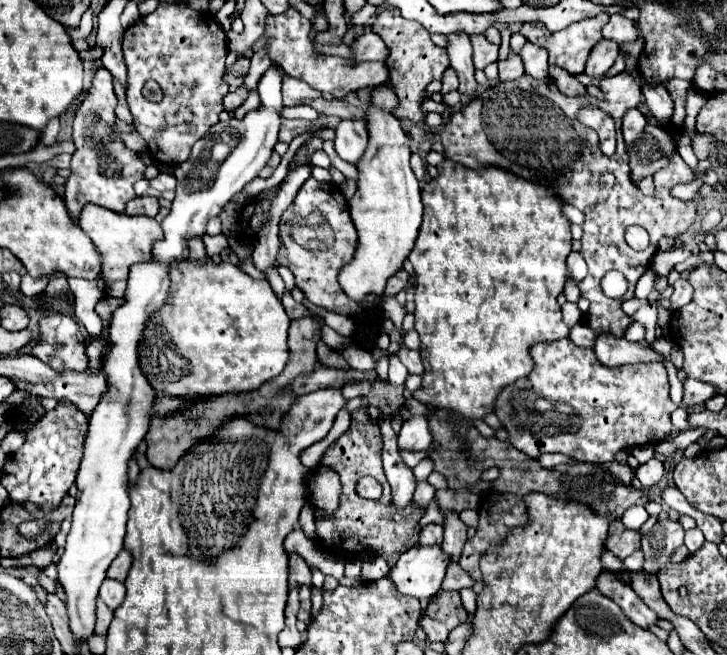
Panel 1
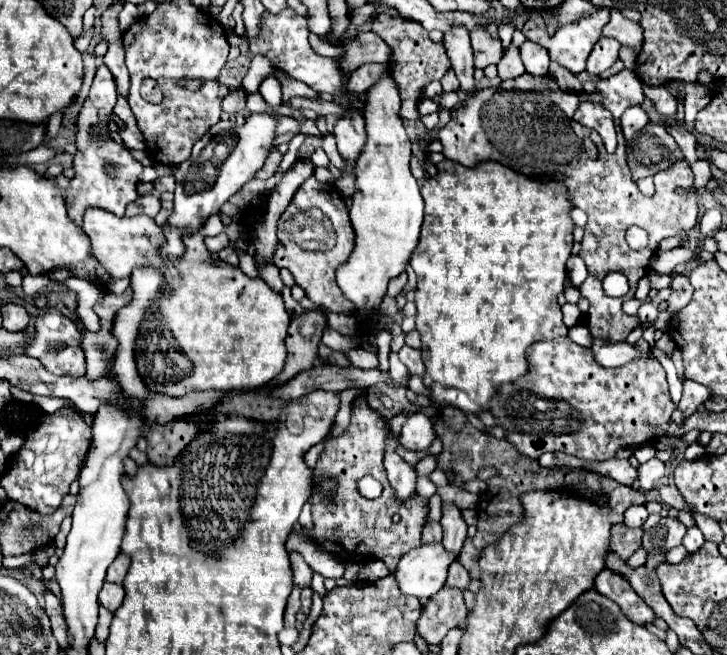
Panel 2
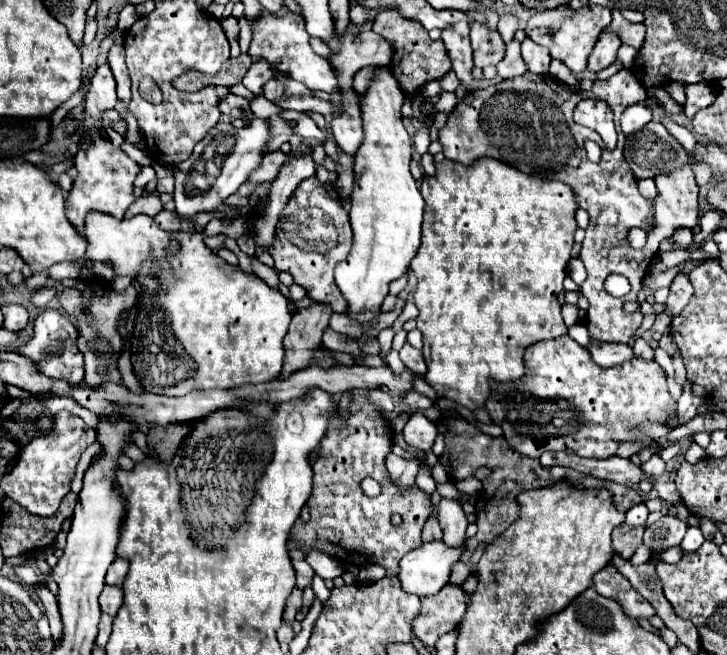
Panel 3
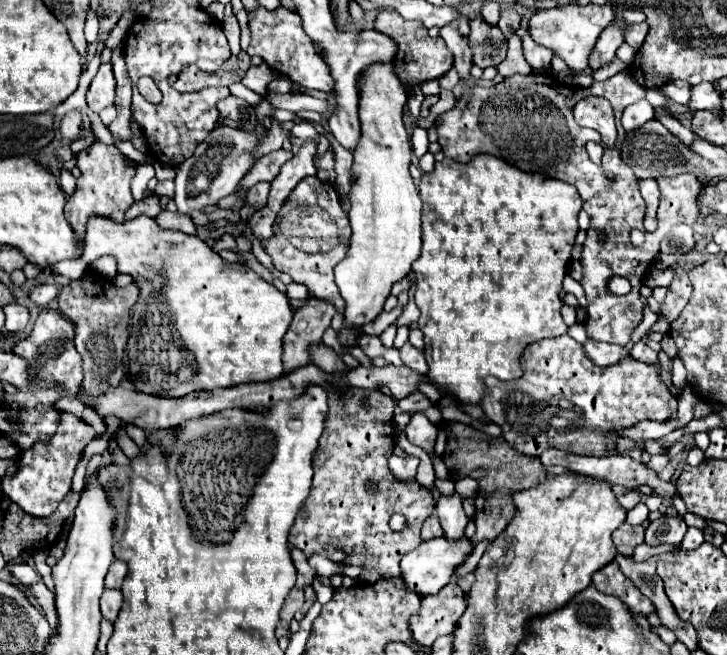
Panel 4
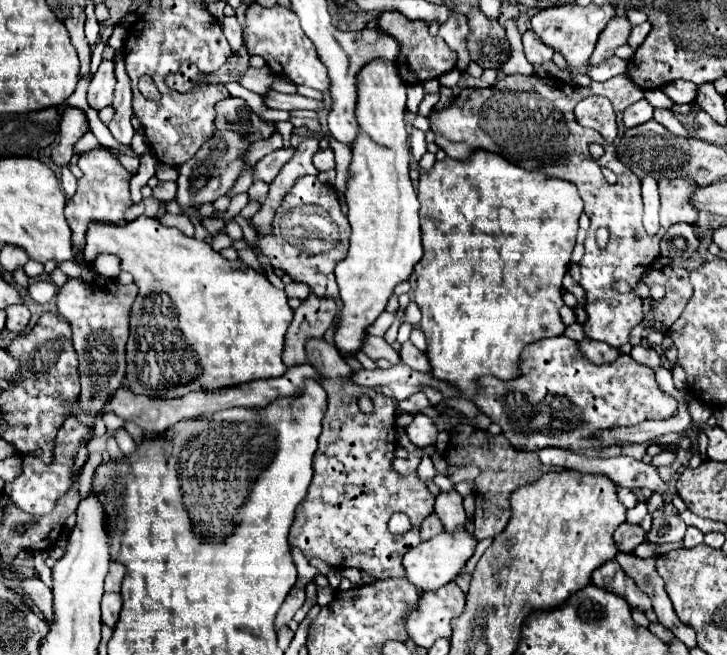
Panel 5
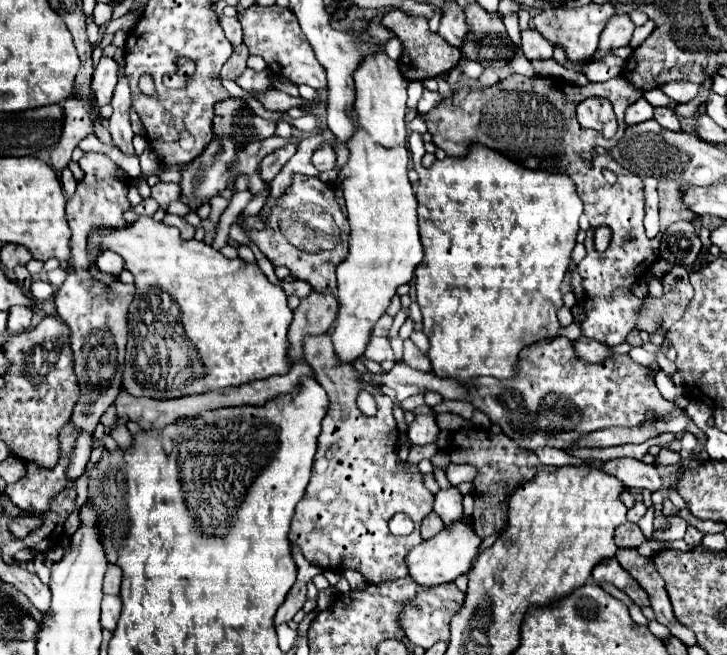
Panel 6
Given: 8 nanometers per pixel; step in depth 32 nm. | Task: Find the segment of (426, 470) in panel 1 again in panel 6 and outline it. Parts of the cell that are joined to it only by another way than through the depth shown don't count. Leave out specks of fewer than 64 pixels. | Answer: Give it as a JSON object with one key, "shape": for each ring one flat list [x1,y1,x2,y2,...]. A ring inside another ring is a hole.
{"shape":[[418,414,408,428,408,436,412,444,432,444,438,436,438,426,432,414]]}

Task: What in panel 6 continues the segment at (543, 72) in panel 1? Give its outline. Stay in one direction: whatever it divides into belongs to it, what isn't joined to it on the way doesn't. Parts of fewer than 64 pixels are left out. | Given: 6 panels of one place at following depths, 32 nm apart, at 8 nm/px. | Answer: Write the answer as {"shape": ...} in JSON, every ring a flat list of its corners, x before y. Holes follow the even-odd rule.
{"shape":[[524,30,522,32,522,50,530,62,534,60,548,60,552,58,554,48,544,40,536,30]]}

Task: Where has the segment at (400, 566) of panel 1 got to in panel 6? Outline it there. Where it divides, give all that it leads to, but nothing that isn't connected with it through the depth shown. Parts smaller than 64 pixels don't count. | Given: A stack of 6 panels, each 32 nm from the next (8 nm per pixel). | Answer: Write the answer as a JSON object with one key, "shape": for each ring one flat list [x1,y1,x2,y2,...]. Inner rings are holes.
{"shape":[[452,524,452,528,444,528,430,540,424,540,416,548,412,548,406,556,406,566,408,566,408,576,422,588,436,588,440,584,448,584,456,580,460,574,466,574,470,570,472,558,478,552,478,544,482,540,474,534,474,530,466,524]]}

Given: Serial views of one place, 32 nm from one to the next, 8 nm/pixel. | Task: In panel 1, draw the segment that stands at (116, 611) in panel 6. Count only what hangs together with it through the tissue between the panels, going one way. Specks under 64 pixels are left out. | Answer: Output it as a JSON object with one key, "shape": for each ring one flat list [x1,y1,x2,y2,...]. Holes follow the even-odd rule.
{"shape":[[106,578,106,580,102,582,102,586,100,586,100,598,102,598,112,610,118,608,118,604,124,600,124,594,126,594,126,586,124,586,124,582,120,582,120,580,110,580,110,578]]}

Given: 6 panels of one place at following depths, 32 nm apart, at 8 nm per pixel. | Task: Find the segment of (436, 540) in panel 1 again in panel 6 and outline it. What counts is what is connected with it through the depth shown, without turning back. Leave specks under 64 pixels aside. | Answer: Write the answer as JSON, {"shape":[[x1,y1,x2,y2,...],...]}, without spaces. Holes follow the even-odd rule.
{"shape":[[434,512,428,514,428,516,422,520,422,528,420,528,420,532,422,532,422,540,428,540,428,538,436,536,442,528,444,528,444,524,442,524,440,516,436,516]]}

